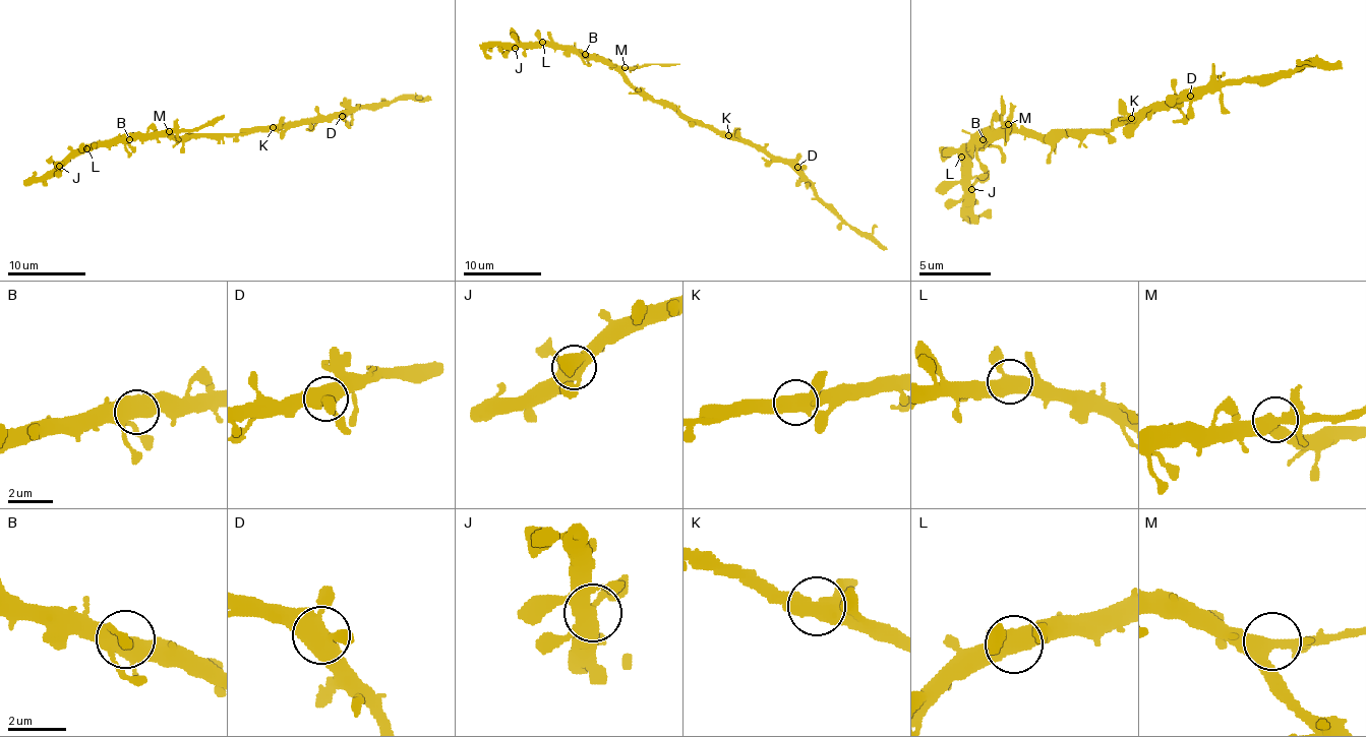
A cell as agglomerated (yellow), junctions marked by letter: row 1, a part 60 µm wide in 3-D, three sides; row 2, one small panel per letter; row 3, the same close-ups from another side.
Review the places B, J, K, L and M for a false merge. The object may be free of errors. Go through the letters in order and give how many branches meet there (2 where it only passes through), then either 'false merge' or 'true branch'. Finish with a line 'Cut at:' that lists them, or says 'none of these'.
B: branches 5; true branch
J: branches 5; true branch
K: branches 5; true branch
L: branches 3; true branch
M: branches 3; true branch
Cut at: none of these

